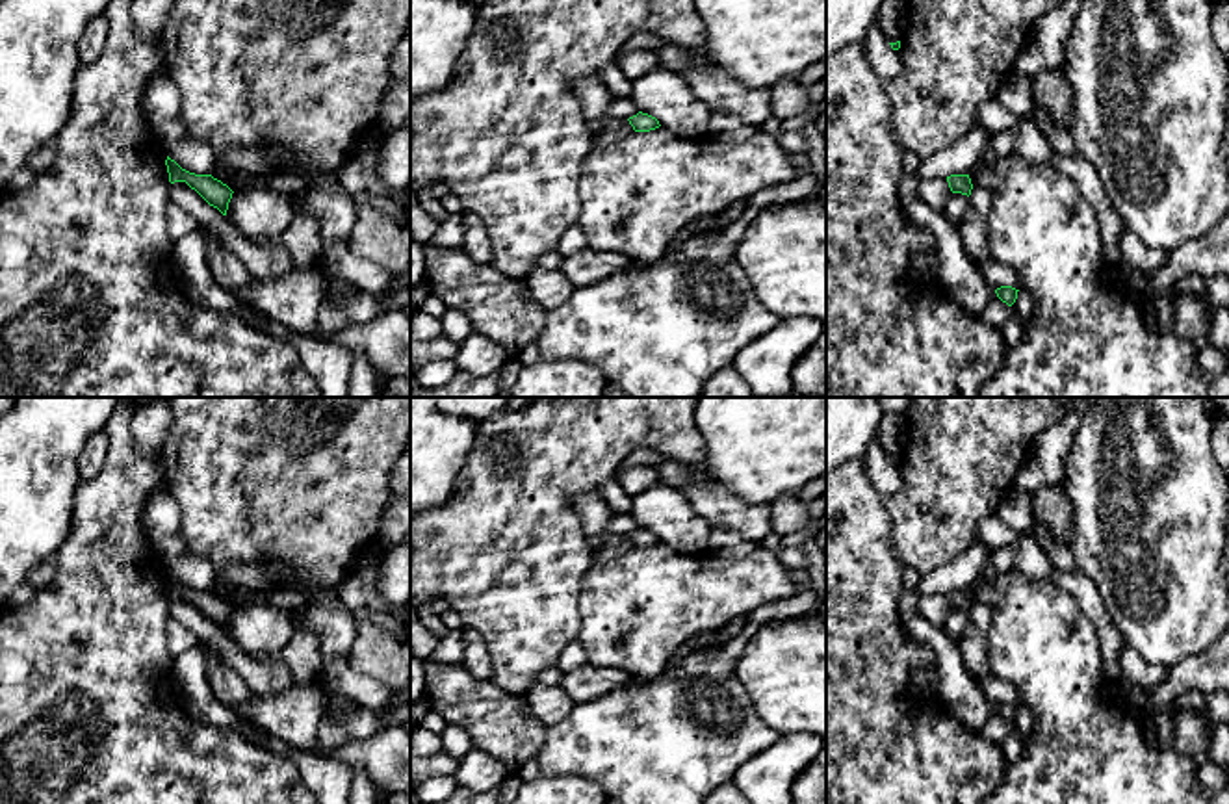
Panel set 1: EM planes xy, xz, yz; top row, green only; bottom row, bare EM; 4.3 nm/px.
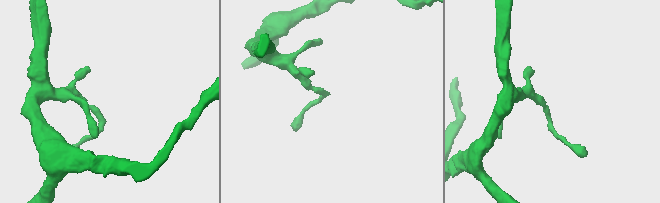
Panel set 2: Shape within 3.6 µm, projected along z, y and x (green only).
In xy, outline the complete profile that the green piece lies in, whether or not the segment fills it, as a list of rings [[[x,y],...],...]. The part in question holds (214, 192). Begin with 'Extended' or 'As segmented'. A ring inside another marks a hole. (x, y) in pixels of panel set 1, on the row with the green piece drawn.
As segmented. [[[167,156],[165,160],[169,182],[186,182],[191,189],[195,189],[210,206],[217,208],[223,215],[226,215],[228,202],[232,199],[232,189],[212,175],[195,175],[182,169],[175,160]]]

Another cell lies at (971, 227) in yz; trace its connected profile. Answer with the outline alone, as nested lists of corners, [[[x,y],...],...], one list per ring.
[[[973,186],[969,195],[971,208],[965,212],[958,227],[967,258],[978,266],[990,260],[984,219],[993,206],[993,197],[991,189]]]

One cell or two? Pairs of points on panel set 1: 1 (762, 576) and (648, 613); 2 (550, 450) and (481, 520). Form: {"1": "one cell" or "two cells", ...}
{"1": "one cell", "2": "one cell"}

